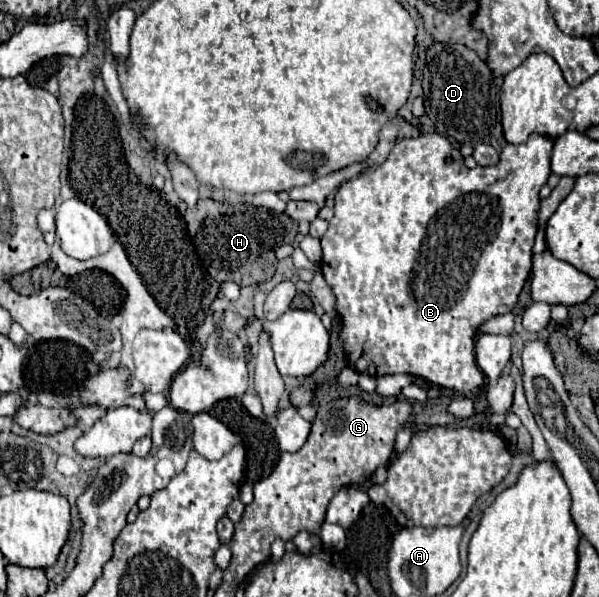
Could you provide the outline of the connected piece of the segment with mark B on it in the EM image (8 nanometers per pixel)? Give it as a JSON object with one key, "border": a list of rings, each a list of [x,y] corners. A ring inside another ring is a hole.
{"border":[[[420,134],[416,138],[404,138],[400,140],[388,160],[380,164],[374,172],[360,174],[348,182],[344,182],[338,192],[336,192],[336,206],[334,206],[334,218],[330,220],[328,232],[322,236],[322,274],[332,288],[336,296],[336,310],[342,320],[342,348],[348,358],[348,366],[352,366],[360,374],[368,376],[386,376],[386,374],[400,374],[408,372],[414,376],[424,378],[426,382],[434,386],[442,386],[448,390],[454,390],[458,394],[470,396],[476,388],[484,384],[484,374],[476,364],[474,358],[474,336],[480,328],[482,322],[498,316],[512,312],[518,294],[524,286],[524,282],[530,276],[532,268],[532,244],[536,236],[536,222],[538,222],[538,208],[540,208],[540,198],[538,192],[542,184],[546,184],[550,176],[550,152],[552,152],[552,138],[548,136],[538,136],[532,134],[524,144],[514,146],[506,144],[500,154],[500,162],[496,166],[476,166],[476,168],[466,168],[464,158],[460,150],[454,150],[450,142],[436,134]]]}

